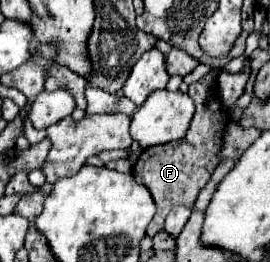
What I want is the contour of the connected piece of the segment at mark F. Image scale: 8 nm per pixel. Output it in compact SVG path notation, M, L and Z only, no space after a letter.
M211 69L211 73L205 75L201 81L189 85L189 95L197 103L197 111L187 131L187 137L183 137L183 141L173 141L171 145L157 145L157 147L145 149L133 167L135 181L143 183L149 189L157 205L157 213L147 227L147 237L153 237L163 229L163 221L175 205L185 205L189 209L193 207L199 191L209 183L211 173L221 161L219 151L223 149L223 133L229 123L229 111L227 107L223 109L221 97L215 89L217 77L219 77L219 71Z

